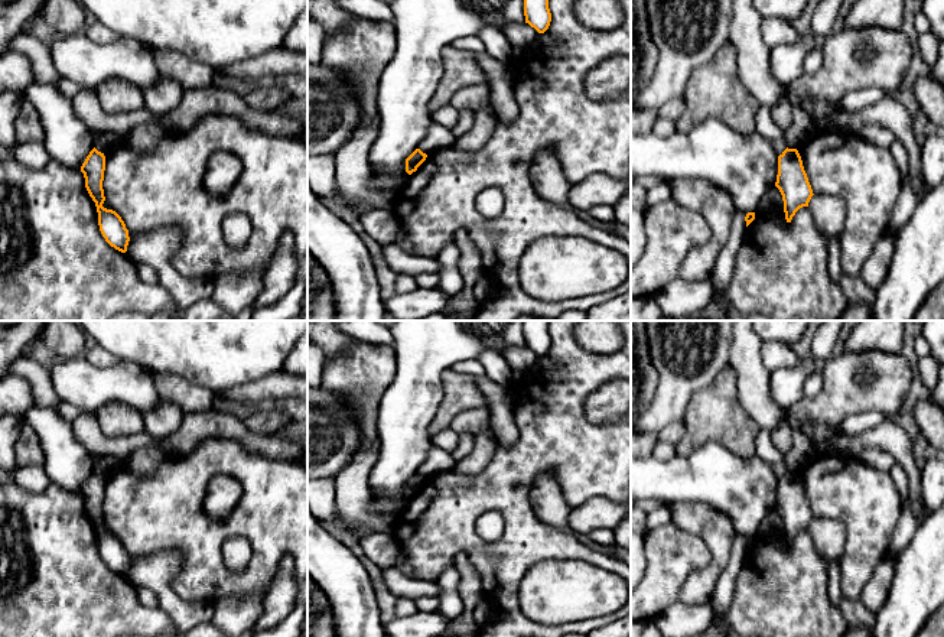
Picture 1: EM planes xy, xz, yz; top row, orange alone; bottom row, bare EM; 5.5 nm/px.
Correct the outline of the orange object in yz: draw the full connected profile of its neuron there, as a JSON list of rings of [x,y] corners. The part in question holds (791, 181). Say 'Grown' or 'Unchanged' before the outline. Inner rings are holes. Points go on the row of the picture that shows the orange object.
Unchanged. [[[787,147],[778,156],[775,186],[782,195],[785,220],[791,222],[795,212],[803,207],[808,207],[814,195],[797,149]]]

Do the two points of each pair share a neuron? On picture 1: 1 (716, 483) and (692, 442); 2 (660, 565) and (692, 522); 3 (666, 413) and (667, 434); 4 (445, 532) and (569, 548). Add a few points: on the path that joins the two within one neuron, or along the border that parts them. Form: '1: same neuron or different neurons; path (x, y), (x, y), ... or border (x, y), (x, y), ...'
1: different neurons; border (729, 449), (706, 442), (689, 455), (677, 457)
2: different neurons; border (671, 522), (696, 533), (712, 551)
3: different neurons; border (683, 419), (673, 421), (657, 432)
4: same neuron; path (475, 546), (539, 548)

